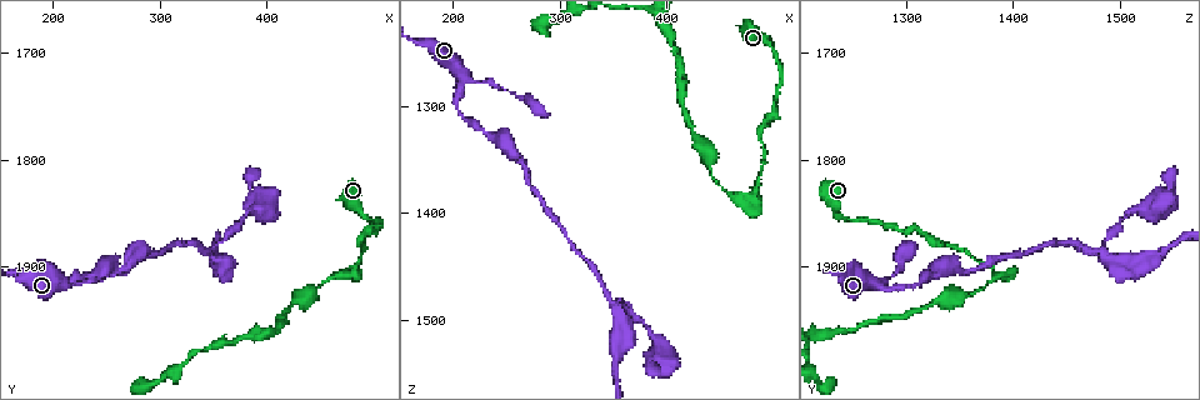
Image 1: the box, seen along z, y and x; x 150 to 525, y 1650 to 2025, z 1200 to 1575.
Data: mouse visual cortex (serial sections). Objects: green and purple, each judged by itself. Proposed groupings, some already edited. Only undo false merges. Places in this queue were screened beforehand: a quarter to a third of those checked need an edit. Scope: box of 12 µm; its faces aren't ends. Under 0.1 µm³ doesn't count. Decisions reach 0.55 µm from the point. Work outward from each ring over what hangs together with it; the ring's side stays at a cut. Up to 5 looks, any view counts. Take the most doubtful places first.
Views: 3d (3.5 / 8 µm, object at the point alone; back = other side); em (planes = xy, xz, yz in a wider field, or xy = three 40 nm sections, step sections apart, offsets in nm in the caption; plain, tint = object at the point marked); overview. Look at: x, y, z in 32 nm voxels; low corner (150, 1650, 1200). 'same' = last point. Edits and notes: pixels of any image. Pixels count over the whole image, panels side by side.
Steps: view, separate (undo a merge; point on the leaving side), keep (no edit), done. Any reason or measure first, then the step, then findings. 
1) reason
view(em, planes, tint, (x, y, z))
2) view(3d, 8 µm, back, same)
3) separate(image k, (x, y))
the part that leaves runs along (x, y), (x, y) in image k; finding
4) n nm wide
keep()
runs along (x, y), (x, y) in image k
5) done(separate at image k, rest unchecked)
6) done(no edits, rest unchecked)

view(3d, 3.5 µm, (218, 1918, 1274))

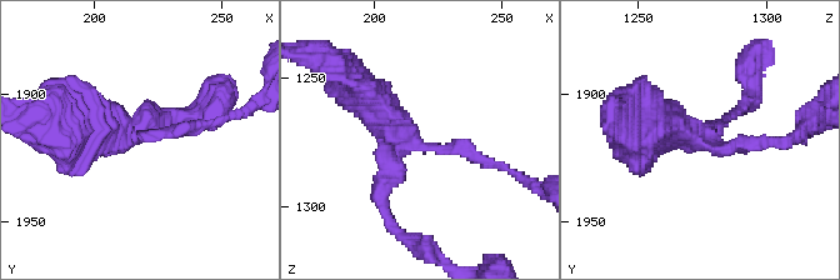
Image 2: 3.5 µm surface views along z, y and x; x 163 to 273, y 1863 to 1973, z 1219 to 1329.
3 arms; arms of 150, 200, 500 nm
view(em, xy, step 5, tint, (214, 1918, 1274))

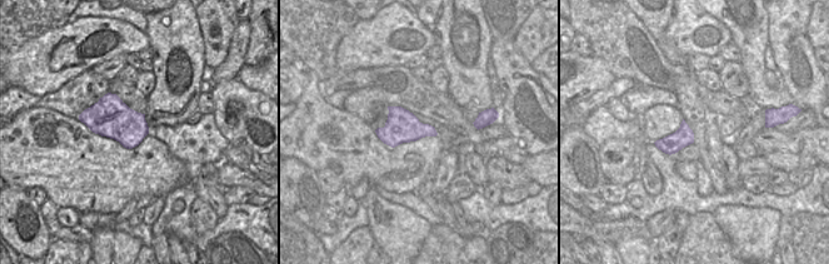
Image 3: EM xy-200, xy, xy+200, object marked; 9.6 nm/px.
320 nm wide
keep()
runs along (355, 86), (398, 134), (489, 163) in image 2; one cell here

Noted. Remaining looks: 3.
three-way junction
view(3d, 8 µm, (346, 1886, 1482))

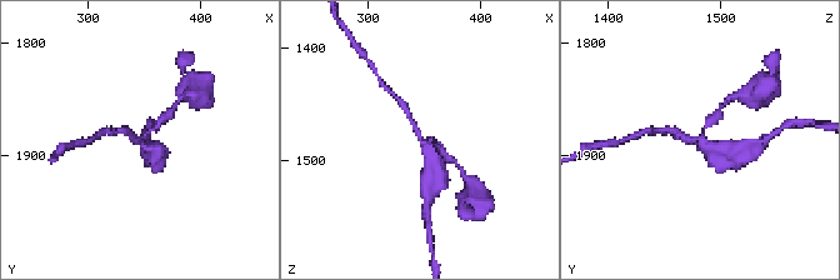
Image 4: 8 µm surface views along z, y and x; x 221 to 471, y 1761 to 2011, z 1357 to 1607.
view(3d, 3.5 µm, (348, 1886, 1482))

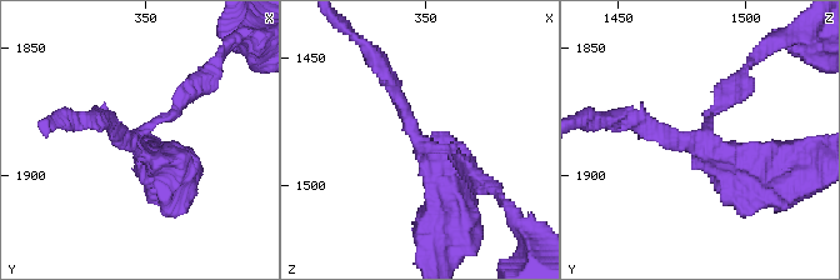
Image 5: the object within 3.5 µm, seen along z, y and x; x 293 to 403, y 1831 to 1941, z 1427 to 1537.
shape alone is not enough
view(em, planes, tint, (345, 1885, 1480))

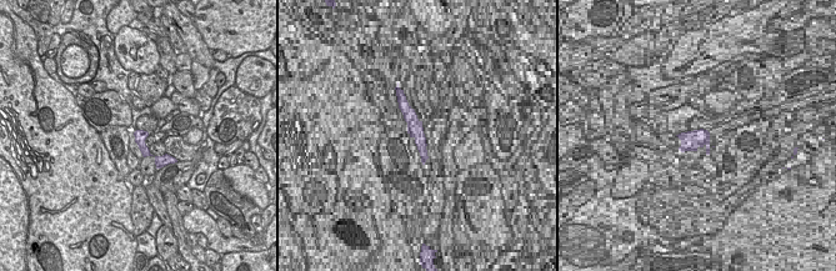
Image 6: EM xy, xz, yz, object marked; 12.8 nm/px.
keep()
runs along (383, 69), (414, 139), (471, 171) in image 5; all the same cell

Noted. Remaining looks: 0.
done(no edits, rest unchecked)

